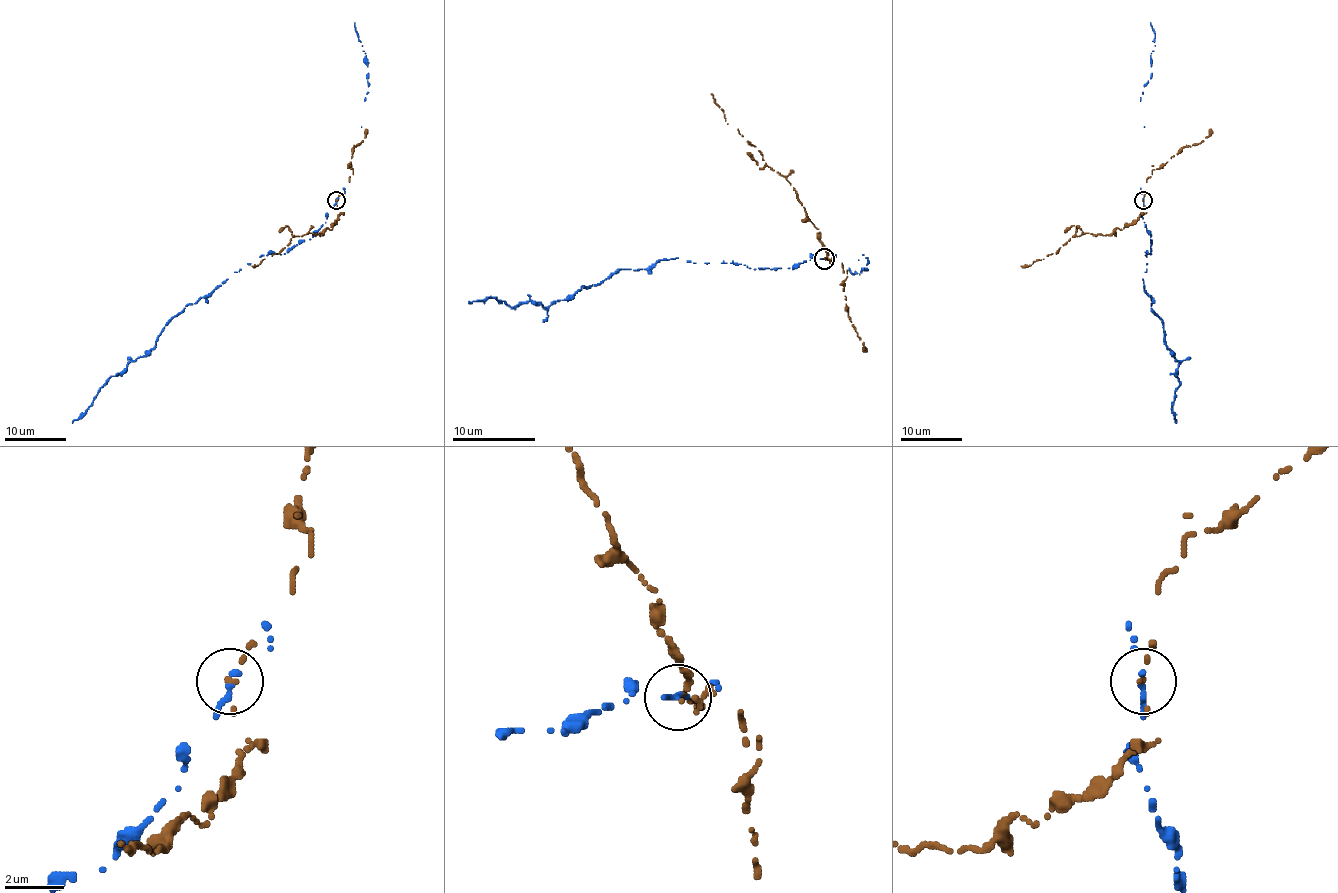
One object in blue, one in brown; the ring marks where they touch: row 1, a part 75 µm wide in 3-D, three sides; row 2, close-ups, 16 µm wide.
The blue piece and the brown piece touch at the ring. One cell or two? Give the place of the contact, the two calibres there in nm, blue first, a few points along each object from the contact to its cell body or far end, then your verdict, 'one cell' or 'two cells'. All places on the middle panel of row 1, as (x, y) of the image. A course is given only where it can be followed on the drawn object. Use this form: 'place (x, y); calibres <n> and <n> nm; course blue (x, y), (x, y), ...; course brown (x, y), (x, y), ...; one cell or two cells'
place (824, 259); calibres 200 and 170 nm; course blue (824, 259), (756, 269), (659, 259), (646, 269), (617, 269), (547, 307), (469, 300); course brown (824, 259), (830, 259), (817, 228), (791, 183), (768, 166), (756, 146), (725, 121), (710, 94); two cells

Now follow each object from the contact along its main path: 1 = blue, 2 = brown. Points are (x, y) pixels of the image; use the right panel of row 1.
1: (1144, 200), (1151, 254), (1147, 252), (1144, 289), (1162, 320), (1165, 346), (1179, 361), (1174, 422)
2: (1144, 200), (1144, 213), (1121, 229), (1104, 236), (1075, 236), (1056, 254), (1021, 266)

